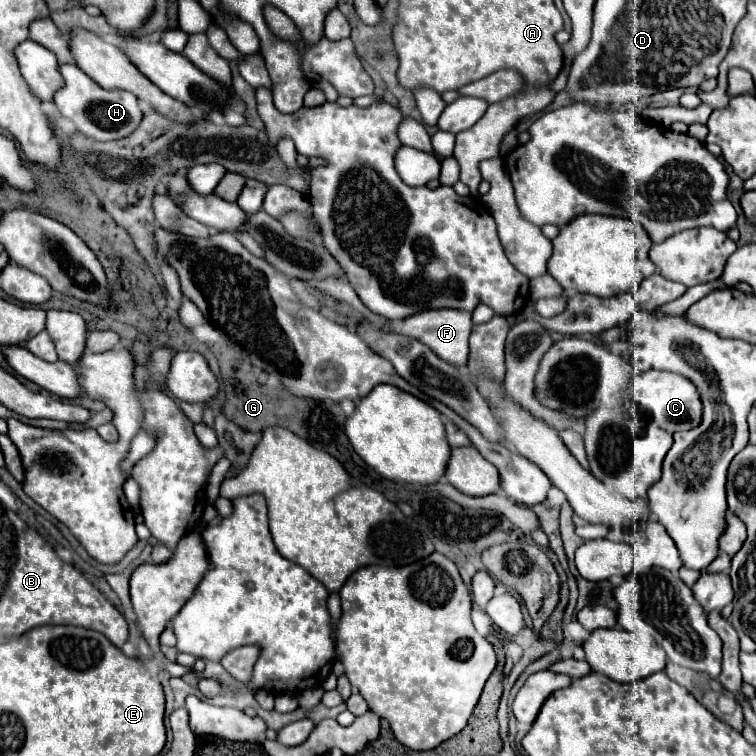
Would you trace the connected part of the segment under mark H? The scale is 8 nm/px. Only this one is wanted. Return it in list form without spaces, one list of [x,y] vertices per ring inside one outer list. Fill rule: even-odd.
[[[66,64],[60,66],[60,74],[64,76],[64,88],[62,92],[56,92],[54,102],[60,110],[62,116],[70,118],[72,124],[80,134],[86,138],[92,138],[96,142],[108,142],[108,140],[118,140],[124,136],[130,136],[142,120],[142,110],[138,106],[136,96],[130,92],[110,92],[100,88],[92,78],[88,78],[78,66]]]

